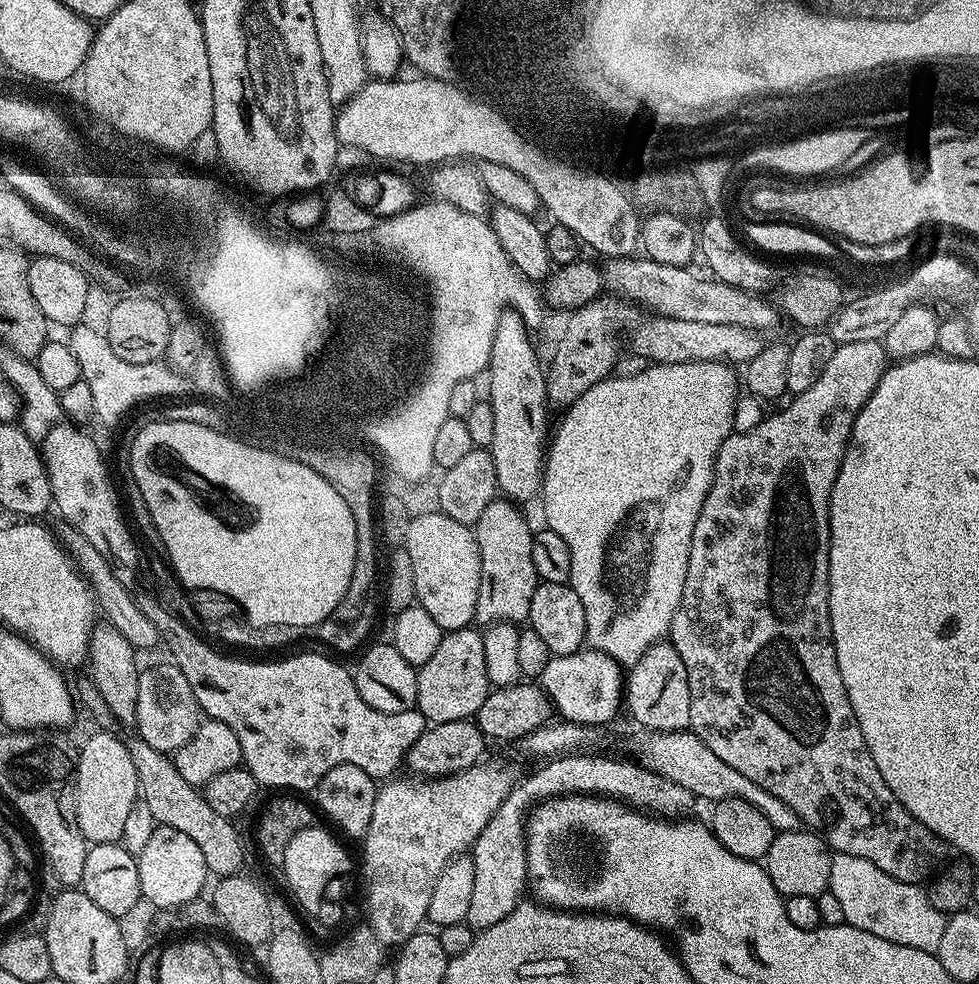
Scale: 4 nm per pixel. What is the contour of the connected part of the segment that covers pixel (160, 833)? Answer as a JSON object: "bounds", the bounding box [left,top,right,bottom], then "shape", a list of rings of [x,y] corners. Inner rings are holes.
{"bounds":[136,826,210,910],"shape":[[[157,826],[150,835],[150,840],[138,855],[136,865],[140,895],[145,901],[149,900],[156,910],[177,908],[197,899],[203,893],[200,891],[204,888],[204,879],[210,876],[197,842],[179,830],[161,826]]]}

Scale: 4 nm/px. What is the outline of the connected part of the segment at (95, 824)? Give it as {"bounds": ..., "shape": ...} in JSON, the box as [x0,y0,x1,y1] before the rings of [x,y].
{"bounds":[74,730,141,845],"shape":[[[96,730],[93,733],[81,748],[79,745],[74,760],[78,830],[82,830],[89,845],[114,844],[122,840],[130,808],[141,795],[140,779],[124,740],[116,737],[115,731]]]}

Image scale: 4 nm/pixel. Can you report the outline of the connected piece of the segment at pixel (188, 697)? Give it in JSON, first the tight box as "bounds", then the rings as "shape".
{"bounds":[134,662,202,754],"shape":[[[175,662],[156,664],[153,668],[144,668],[138,678],[138,710],[134,725],[138,735],[156,751],[174,754],[198,730],[202,723],[202,713],[194,698],[194,690],[190,690],[190,682],[186,682],[186,674]]]}

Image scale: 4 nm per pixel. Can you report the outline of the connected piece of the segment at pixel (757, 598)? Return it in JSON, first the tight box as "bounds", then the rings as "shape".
{"bounds":[670,340,950,884],"shape":[[[863,340],[862,342],[846,342],[836,345],[830,362],[826,362],[826,370],[810,386],[810,390],[802,390],[791,397],[792,401],[781,412],[765,418],[761,424],[748,428],[745,432],[733,431],[722,442],[716,452],[716,465],[712,471],[712,485],[706,494],[706,502],[702,502],[702,510],[698,514],[698,522],[694,522],[694,534],[690,538],[690,558],[686,566],[686,586],[682,586],[682,602],[672,619],[670,642],[678,650],[682,662],[686,666],[686,682],[690,682],[690,722],[688,728],[726,766],[734,766],[738,774],[746,774],[750,782],[758,782],[762,790],[770,790],[774,798],[780,798],[798,814],[800,821],[817,836],[823,838],[833,853],[854,854],[854,858],[866,858],[866,862],[874,862],[878,870],[890,874],[890,878],[898,878],[907,884],[920,884],[927,881],[932,873],[945,863],[950,849],[938,834],[934,834],[922,822],[918,822],[894,798],[894,790],[886,786],[878,766],[874,766],[874,758],[870,758],[870,750],[866,746],[866,738],[862,738],[862,726],[858,726],[858,718],[854,718],[854,710],[850,706],[850,698],[846,694],[846,686],[842,686],[842,674],[838,670],[838,658],[832,641],[830,626],[830,606],[828,605],[828,555],[830,554],[830,522],[828,521],[828,503],[832,497],[832,487],[844,454],[848,451],[848,439],[860,407],[870,398],[879,379],[886,369],[886,353],[883,343],[879,340]]]}

